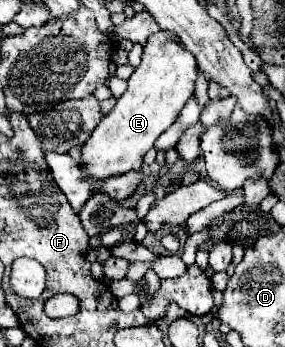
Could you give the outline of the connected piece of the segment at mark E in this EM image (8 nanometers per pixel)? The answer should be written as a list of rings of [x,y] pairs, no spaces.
[[[159,30],[151,34],[143,46],[141,64],[127,80],[127,90],[117,100],[115,108],[99,122],[91,138],[83,146],[81,164],[85,166],[85,178],[111,178],[129,170],[139,170],[143,156],[153,148],[155,140],[177,120],[179,112],[195,92],[193,76],[197,76],[197,64],[191,52],[183,48],[177,34]]]

